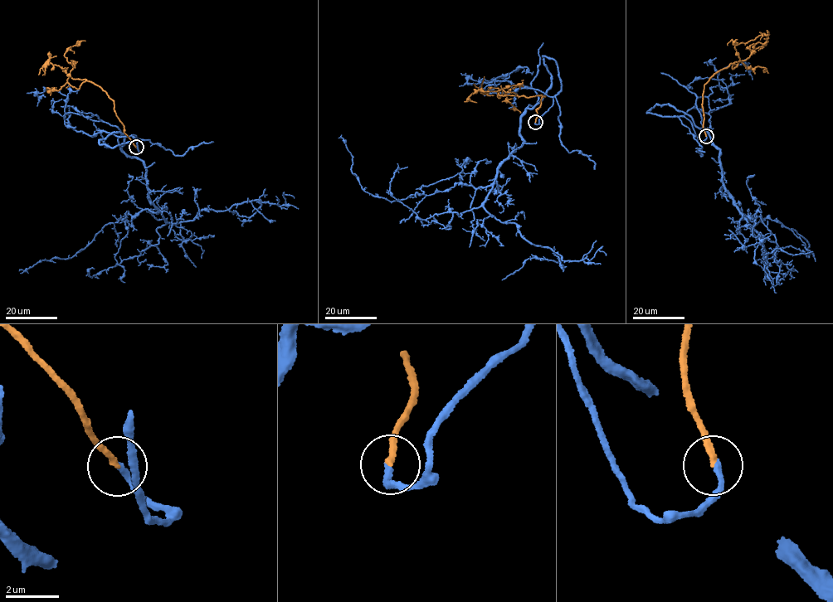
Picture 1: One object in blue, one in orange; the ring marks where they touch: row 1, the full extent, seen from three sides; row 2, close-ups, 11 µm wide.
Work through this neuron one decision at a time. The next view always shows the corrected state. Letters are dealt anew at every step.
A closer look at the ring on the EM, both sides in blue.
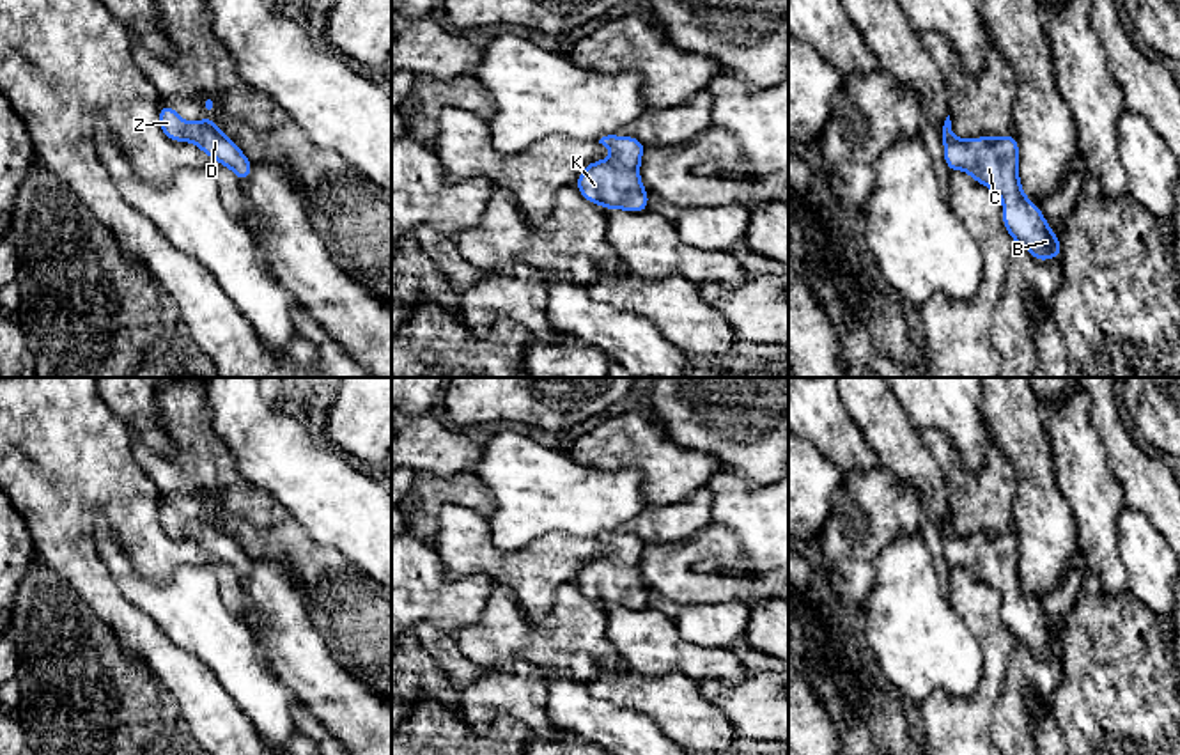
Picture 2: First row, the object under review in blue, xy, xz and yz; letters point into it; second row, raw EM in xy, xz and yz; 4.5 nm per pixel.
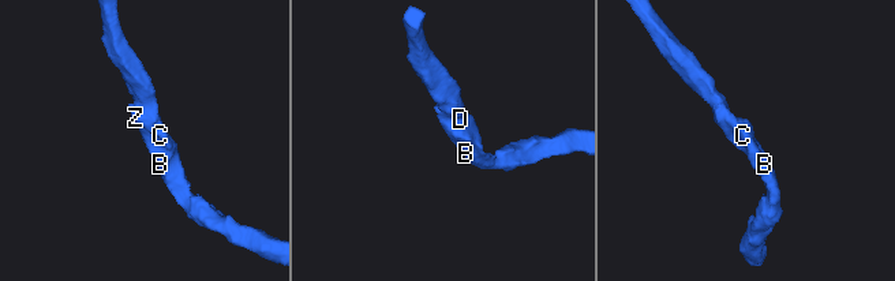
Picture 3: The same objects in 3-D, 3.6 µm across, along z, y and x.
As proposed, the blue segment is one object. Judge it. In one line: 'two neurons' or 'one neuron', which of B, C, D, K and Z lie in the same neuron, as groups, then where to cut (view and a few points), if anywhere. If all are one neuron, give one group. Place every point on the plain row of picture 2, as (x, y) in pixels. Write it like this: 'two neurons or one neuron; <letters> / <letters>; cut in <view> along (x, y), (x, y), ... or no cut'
one neuron; B C D K Z; no cut

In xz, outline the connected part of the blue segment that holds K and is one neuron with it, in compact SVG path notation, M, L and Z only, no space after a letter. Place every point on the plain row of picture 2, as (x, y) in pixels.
M608 532L599 537L615 553L588 560L576 580L583 595L604 606L643 610L648 604L648 588L640 576L645 541L634 533Z

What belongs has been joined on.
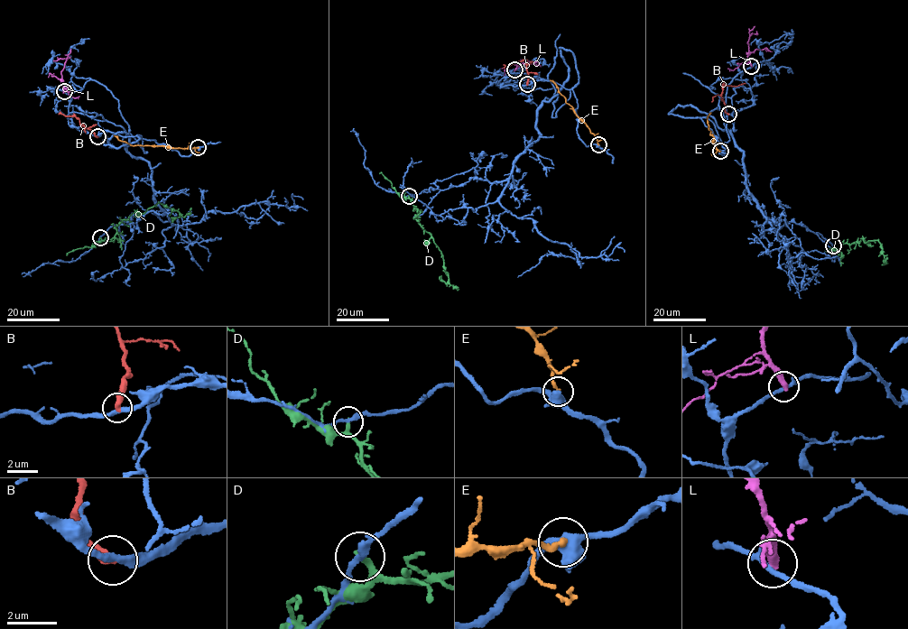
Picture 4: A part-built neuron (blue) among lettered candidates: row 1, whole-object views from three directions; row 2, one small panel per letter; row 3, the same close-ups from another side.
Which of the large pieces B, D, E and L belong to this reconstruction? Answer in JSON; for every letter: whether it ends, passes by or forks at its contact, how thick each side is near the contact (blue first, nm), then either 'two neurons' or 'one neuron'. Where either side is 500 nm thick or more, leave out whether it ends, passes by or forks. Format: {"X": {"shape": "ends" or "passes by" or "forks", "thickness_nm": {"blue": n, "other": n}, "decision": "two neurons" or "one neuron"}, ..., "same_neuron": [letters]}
{"B": {"shape": "ends", "thickness_nm": {"blue": 280, "other": 400}, "decision": "two neurons"}, "D": {"shape": "ends", "thickness_nm": {"blue": 240, "other": 260}, "decision": "two neurons"}, "E": {"shape": "ends", "thickness_nm": {"blue": 440, "other": 260}, "decision": "two neurons"}, "L": {"shape": "ends", "thickness_nm": {"blue": 200, "other": 420}, "decision": "two neurons"}, "same_neuron": []}

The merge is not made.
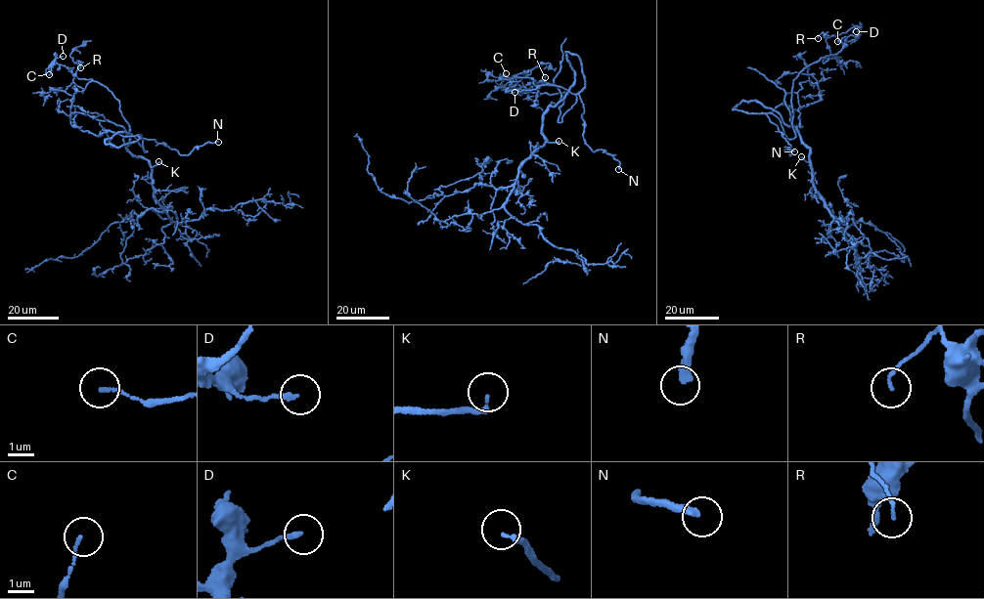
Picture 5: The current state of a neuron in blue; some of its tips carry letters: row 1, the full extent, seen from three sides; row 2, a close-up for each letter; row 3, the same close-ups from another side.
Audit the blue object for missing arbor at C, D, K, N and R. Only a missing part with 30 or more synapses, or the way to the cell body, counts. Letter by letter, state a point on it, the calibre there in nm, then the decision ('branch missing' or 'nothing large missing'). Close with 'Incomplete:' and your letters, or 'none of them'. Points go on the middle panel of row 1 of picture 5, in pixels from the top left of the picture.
C: (506, 73) | 90 nm | nothing large missing
D: (514, 92) | 180 nm | nothing large missing
K: (559, 141) | 190 nm | branch missing
N: (618, 169) | 280 nm | branch missing
R: (545, 77) | 120 nm | nothing large missing
Incomplete: K, N

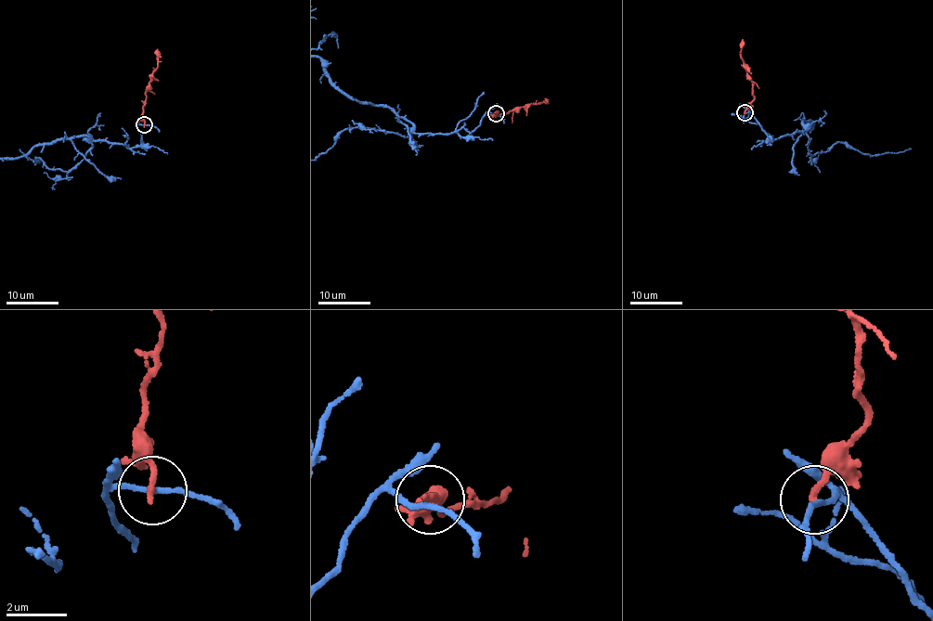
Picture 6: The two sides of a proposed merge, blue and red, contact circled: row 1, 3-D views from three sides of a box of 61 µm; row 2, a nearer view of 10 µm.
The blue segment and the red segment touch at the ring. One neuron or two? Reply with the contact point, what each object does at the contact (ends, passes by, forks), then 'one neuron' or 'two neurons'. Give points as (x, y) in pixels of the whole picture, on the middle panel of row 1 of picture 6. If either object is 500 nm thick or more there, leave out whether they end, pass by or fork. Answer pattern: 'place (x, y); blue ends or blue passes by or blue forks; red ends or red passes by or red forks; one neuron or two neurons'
place (496, 113); blue passes by; red ends; two neurons

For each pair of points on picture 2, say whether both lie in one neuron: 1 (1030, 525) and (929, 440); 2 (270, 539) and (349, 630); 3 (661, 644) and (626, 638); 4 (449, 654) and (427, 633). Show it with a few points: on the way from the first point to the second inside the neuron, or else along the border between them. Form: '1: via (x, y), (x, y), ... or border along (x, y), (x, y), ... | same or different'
1: border along (1010, 467), (1016, 477), (1012, 529) | different
2: via (294, 555), (341, 605) | same
3: via (652, 644), (635, 638) | same
4: via (443, 649), (433, 638) | same

